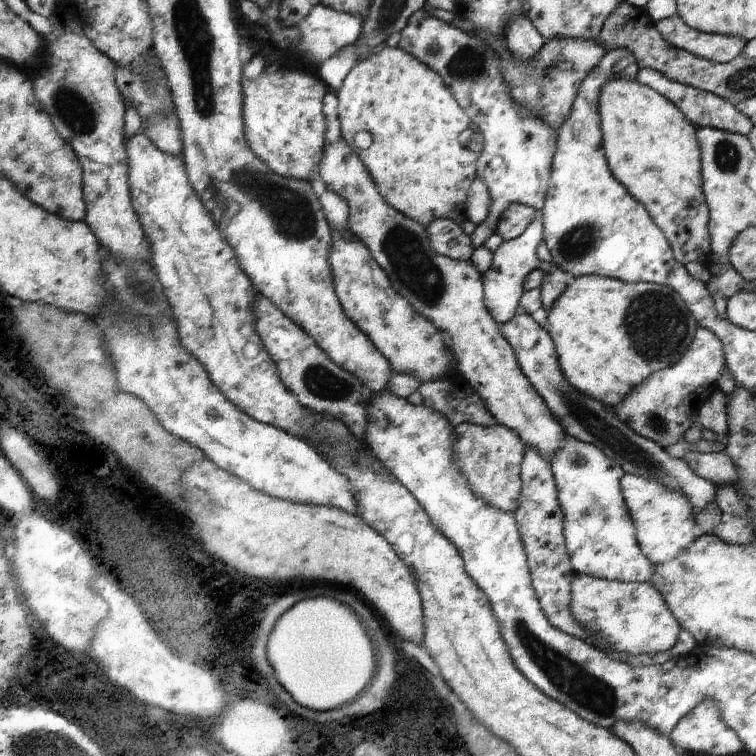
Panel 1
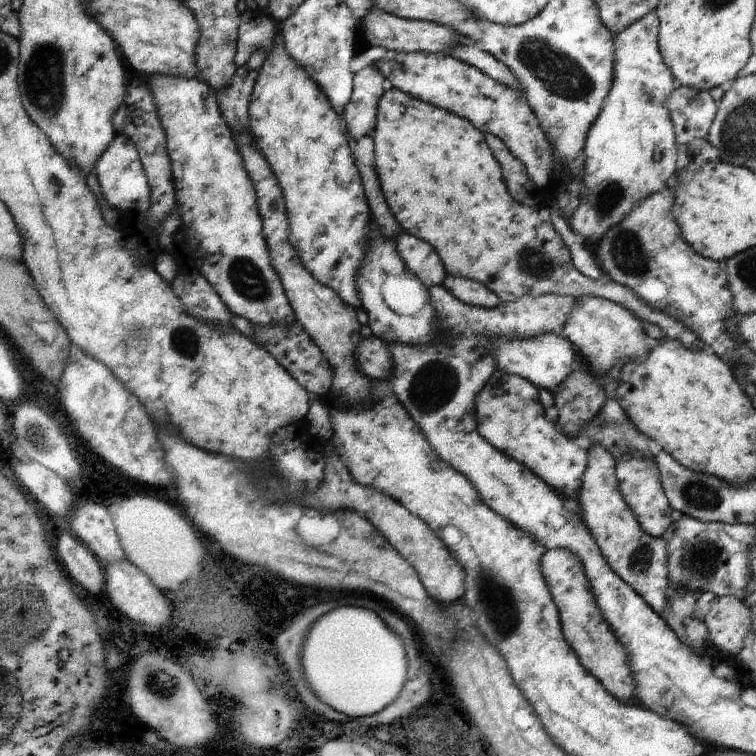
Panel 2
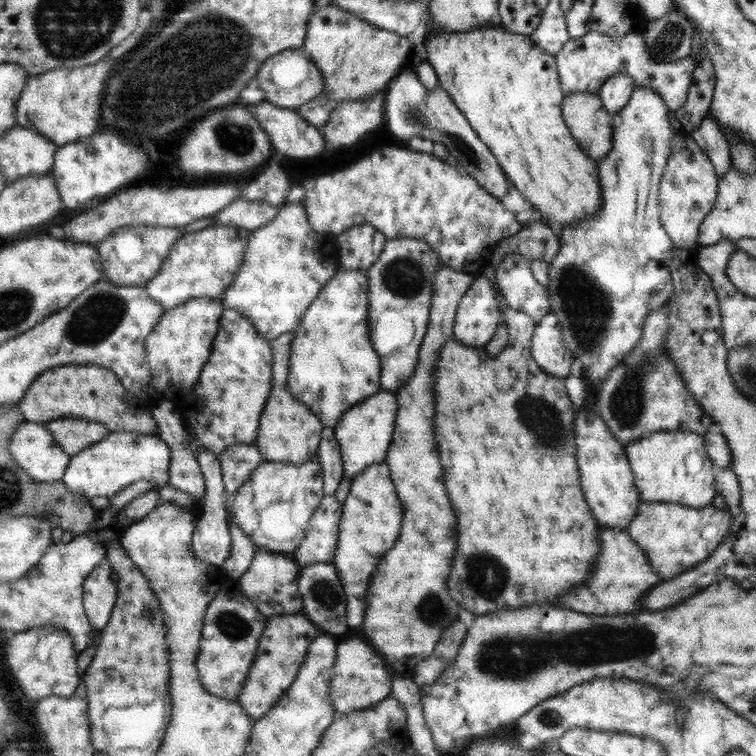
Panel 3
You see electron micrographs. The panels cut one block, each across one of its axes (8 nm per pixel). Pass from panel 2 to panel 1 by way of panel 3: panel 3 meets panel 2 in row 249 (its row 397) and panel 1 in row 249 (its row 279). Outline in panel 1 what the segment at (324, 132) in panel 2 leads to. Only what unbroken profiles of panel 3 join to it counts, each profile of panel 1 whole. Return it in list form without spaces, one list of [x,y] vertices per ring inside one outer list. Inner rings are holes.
[[[331,232],[332,244],[327,254],[327,263],[331,270],[334,294],[343,315],[355,324],[381,356],[387,359],[391,370],[411,374],[420,383],[448,377],[449,364],[454,356],[444,345],[443,335],[393,290],[387,275],[371,258],[361,241],[350,232]]]

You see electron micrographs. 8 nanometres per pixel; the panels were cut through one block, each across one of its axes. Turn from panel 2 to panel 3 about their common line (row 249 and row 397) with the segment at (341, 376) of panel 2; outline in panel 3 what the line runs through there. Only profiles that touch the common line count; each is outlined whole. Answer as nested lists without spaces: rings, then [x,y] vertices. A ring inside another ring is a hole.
[[[285,332],[268,341],[271,350],[271,388],[265,406],[259,416],[257,436],[253,442],[265,461],[283,464],[301,464],[316,454],[324,426],[289,392],[286,384],[288,358],[290,355],[291,332]]]

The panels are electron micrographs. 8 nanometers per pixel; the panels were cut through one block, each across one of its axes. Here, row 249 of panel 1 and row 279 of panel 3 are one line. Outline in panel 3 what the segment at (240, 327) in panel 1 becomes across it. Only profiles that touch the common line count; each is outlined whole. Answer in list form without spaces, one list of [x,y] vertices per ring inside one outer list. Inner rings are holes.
[[[211,226],[195,232],[183,232],[162,260],[159,270],[144,285],[147,296],[155,304],[159,304],[163,310],[175,308],[194,297],[219,298],[221,292],[231,283],[237,267],[241,264],[243,251],[245,251],[246,233],[247,230],[233,226]]]

